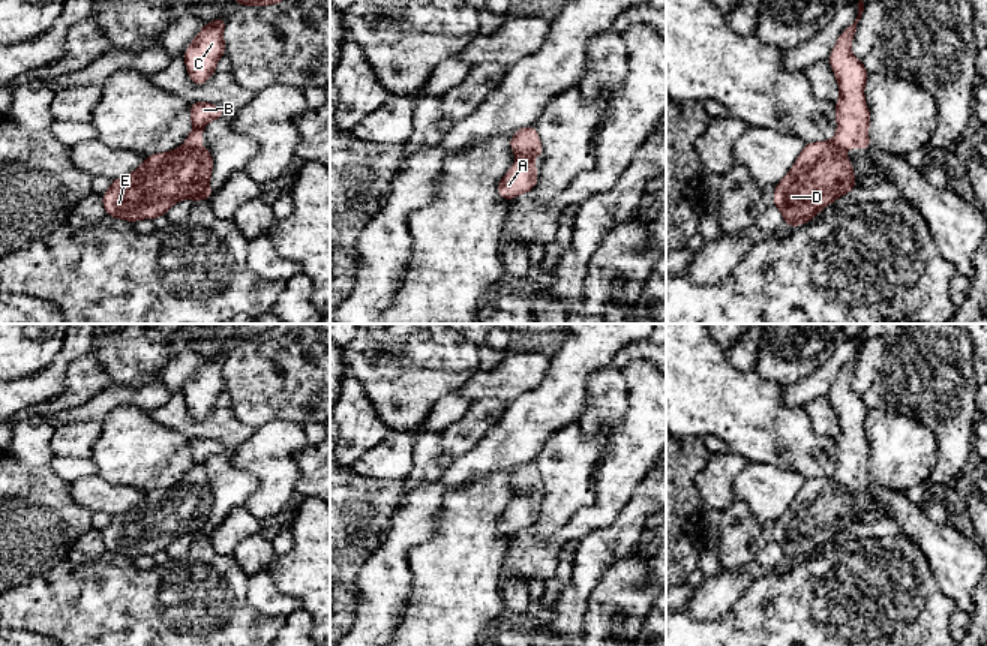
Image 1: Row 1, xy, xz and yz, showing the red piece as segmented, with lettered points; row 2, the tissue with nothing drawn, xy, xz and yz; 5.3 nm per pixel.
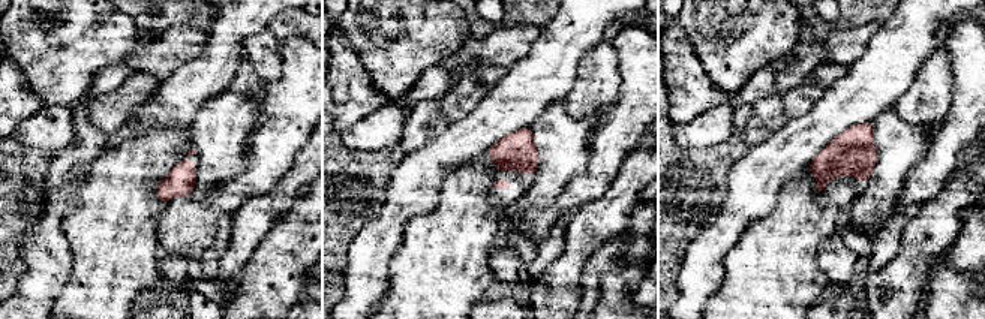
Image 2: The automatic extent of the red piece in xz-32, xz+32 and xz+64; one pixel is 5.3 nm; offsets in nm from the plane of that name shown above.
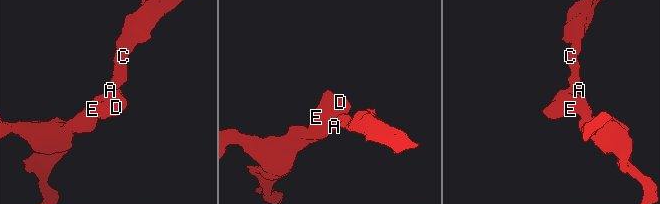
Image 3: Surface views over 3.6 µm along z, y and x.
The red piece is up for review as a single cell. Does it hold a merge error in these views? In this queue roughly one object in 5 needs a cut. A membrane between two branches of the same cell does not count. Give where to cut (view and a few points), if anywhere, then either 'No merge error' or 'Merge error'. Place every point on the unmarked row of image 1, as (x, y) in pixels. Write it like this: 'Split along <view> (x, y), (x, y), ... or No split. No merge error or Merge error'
No split. No merge error

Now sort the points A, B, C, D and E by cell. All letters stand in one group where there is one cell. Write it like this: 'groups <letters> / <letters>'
groups A B C D E

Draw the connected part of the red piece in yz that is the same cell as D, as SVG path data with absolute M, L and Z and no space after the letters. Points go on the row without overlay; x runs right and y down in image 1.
M856 334L855 342L858 345L855 358L843 366L828 393L840 423L840 435L836 438L837 468L831 477L806 480L792 505L774 525L772 541L782 547L788 564L810 558L820 546L858 520L843 484L868 487L872 484L870 445L864 433L868 408L850 388L856 360L867 342L866 334Z

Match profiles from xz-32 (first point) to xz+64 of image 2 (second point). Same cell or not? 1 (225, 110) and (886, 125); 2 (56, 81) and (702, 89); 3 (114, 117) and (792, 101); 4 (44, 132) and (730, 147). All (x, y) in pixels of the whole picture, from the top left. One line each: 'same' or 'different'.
1: same
2: different
3: same
4: different

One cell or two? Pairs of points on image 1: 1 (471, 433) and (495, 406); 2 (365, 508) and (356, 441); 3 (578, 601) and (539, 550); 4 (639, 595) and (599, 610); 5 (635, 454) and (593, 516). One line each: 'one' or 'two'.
1: one
2: two
3: two
4: one
5: one

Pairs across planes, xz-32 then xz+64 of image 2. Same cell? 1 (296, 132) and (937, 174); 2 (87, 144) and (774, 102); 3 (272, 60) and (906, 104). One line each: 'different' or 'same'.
1: same
2: same
3: same

